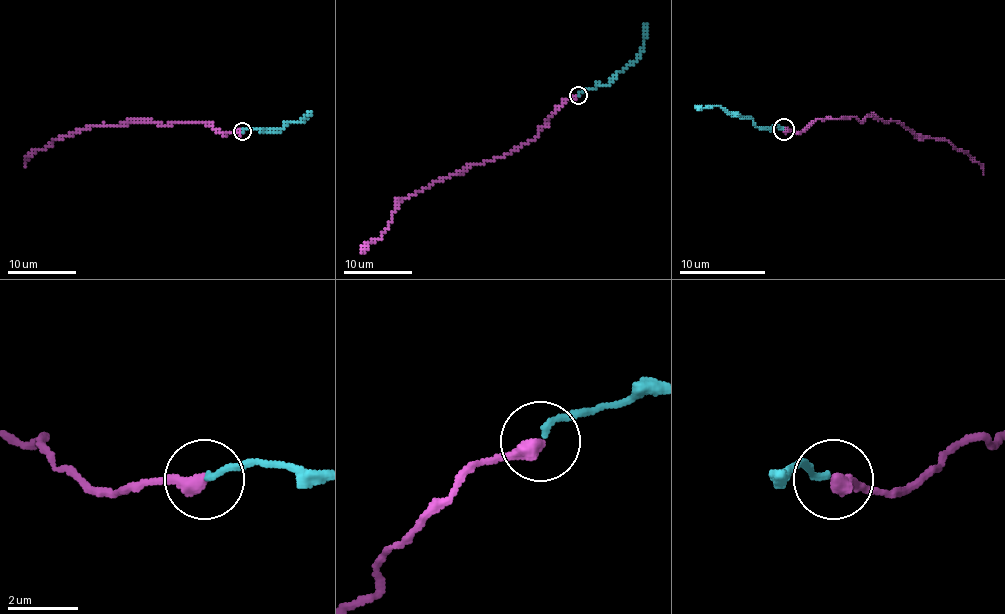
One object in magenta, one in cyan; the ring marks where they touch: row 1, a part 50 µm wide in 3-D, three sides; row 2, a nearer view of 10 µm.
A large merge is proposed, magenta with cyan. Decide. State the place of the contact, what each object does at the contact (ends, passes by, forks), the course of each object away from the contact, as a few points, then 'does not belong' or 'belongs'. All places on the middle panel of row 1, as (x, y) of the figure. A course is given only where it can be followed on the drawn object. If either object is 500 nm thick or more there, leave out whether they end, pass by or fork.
(578, 95) | magenta ends | cyan ends | magenta via (578, 95), (568, 98), (556, 110), (534, 139), (491, 161), (469, 165), (401, 200), (391, 223), (360, 253) | cyan via (578, 95), (605, 86), (634, 61), (645, 44), (645, 25) | belongs

